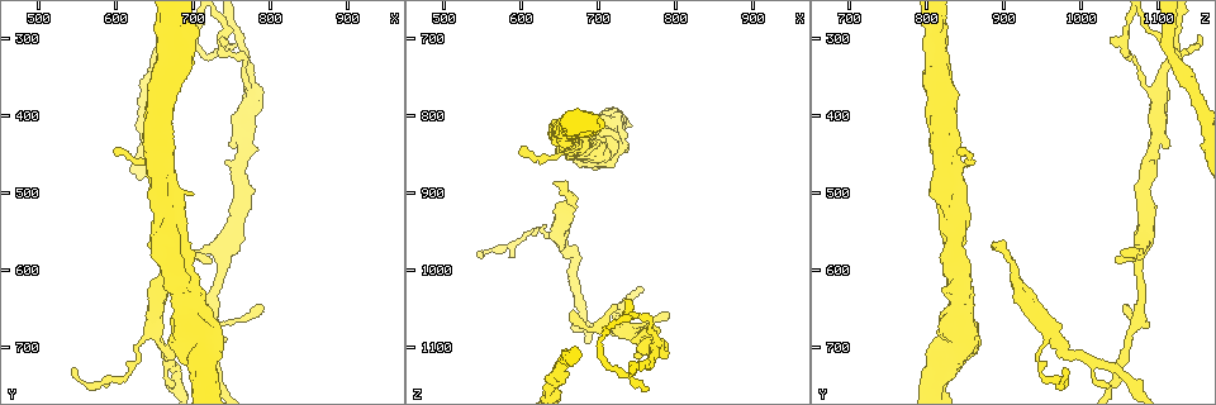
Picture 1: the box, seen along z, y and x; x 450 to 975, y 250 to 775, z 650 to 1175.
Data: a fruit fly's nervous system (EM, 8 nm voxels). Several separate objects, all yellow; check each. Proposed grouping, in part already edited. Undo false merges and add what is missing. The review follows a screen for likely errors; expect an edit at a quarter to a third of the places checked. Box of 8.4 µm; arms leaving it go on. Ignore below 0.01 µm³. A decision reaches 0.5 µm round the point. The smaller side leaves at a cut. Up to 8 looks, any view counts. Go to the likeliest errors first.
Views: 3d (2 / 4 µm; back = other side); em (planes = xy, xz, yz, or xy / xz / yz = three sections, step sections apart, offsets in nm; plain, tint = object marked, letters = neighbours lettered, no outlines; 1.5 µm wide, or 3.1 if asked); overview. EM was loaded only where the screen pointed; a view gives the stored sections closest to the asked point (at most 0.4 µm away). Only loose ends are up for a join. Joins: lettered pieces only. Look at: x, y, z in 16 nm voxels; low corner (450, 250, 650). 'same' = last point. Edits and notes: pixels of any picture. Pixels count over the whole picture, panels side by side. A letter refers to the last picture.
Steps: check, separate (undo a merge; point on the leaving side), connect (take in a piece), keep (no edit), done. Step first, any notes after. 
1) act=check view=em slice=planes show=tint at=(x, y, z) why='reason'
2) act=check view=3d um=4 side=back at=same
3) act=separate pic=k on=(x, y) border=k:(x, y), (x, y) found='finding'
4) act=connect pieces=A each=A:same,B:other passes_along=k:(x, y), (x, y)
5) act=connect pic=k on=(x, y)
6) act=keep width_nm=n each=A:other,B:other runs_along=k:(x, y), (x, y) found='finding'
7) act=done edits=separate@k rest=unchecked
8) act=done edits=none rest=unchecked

act=check view=em slice=planes show=letters at=(645, 570, 885) why='tapers out'

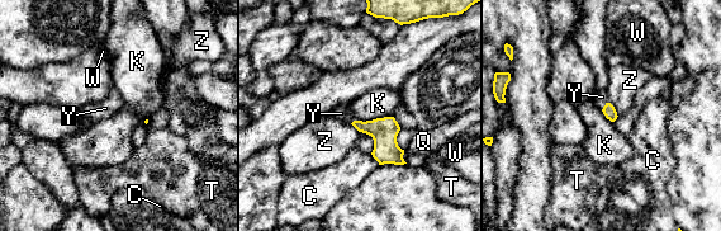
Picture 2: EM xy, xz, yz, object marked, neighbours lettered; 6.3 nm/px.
act=connect pieces=Y each=C:other,K:other,Q:other,T:other,W:other,Y:same,Z:other passes_along=2:(608, 109), (606, 104), (602, 97) found='it goes on there'

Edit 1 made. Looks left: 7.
act=check view=overview why='redraw'

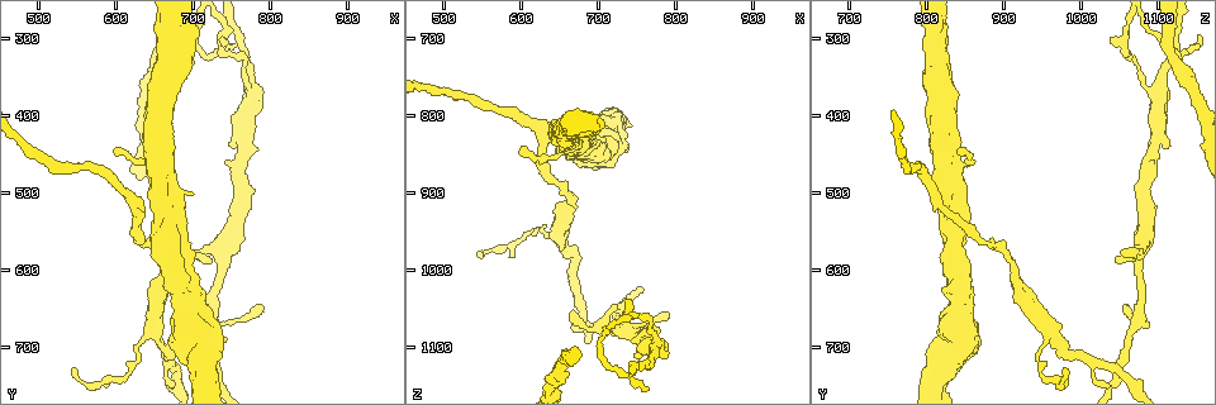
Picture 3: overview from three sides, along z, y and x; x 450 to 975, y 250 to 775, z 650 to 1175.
act=check view=3d um=4 at=(665, 575, 1055) why='thin end'

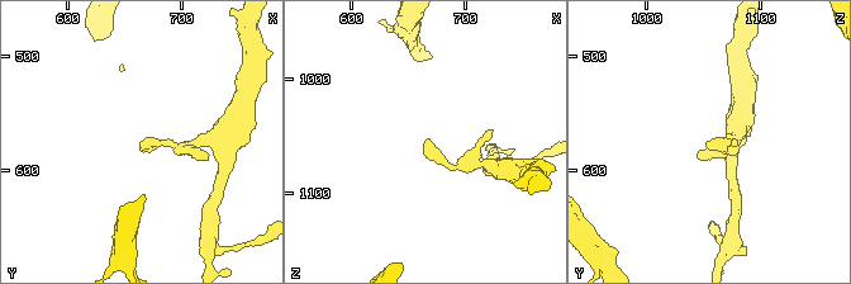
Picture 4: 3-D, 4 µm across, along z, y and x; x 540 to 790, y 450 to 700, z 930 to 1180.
act=check view=em um=3.1 slice=planes show=letters at=(666, 576, 1054) why='now the EM'

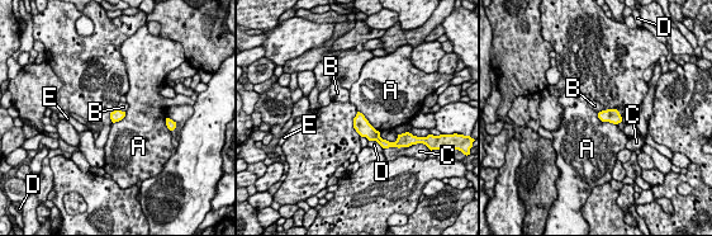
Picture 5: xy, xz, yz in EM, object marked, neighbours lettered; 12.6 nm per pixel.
act=keep each=A:other,B:other,C:other,D:other,E:other border=5:(357, 111), (379, 132) found='none of them fits'

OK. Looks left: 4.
act=check view=em slice=planes show=letters at=(600, 450, 840) why='free end'

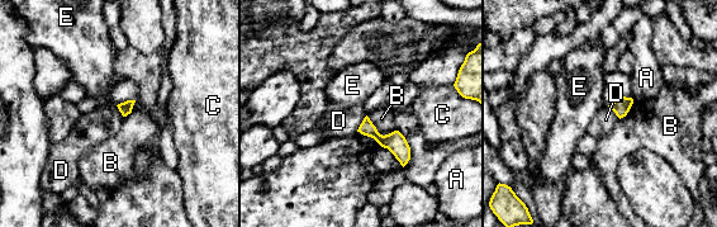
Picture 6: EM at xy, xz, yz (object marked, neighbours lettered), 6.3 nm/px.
act=keep longest_contact=B:220nm each=A:other,B:other,C:other,D:other,E:other runs_along=6:(366, 121), (403, 161) found='none of them fits'

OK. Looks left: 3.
act=done edits=connect@2 rest=unchecked

